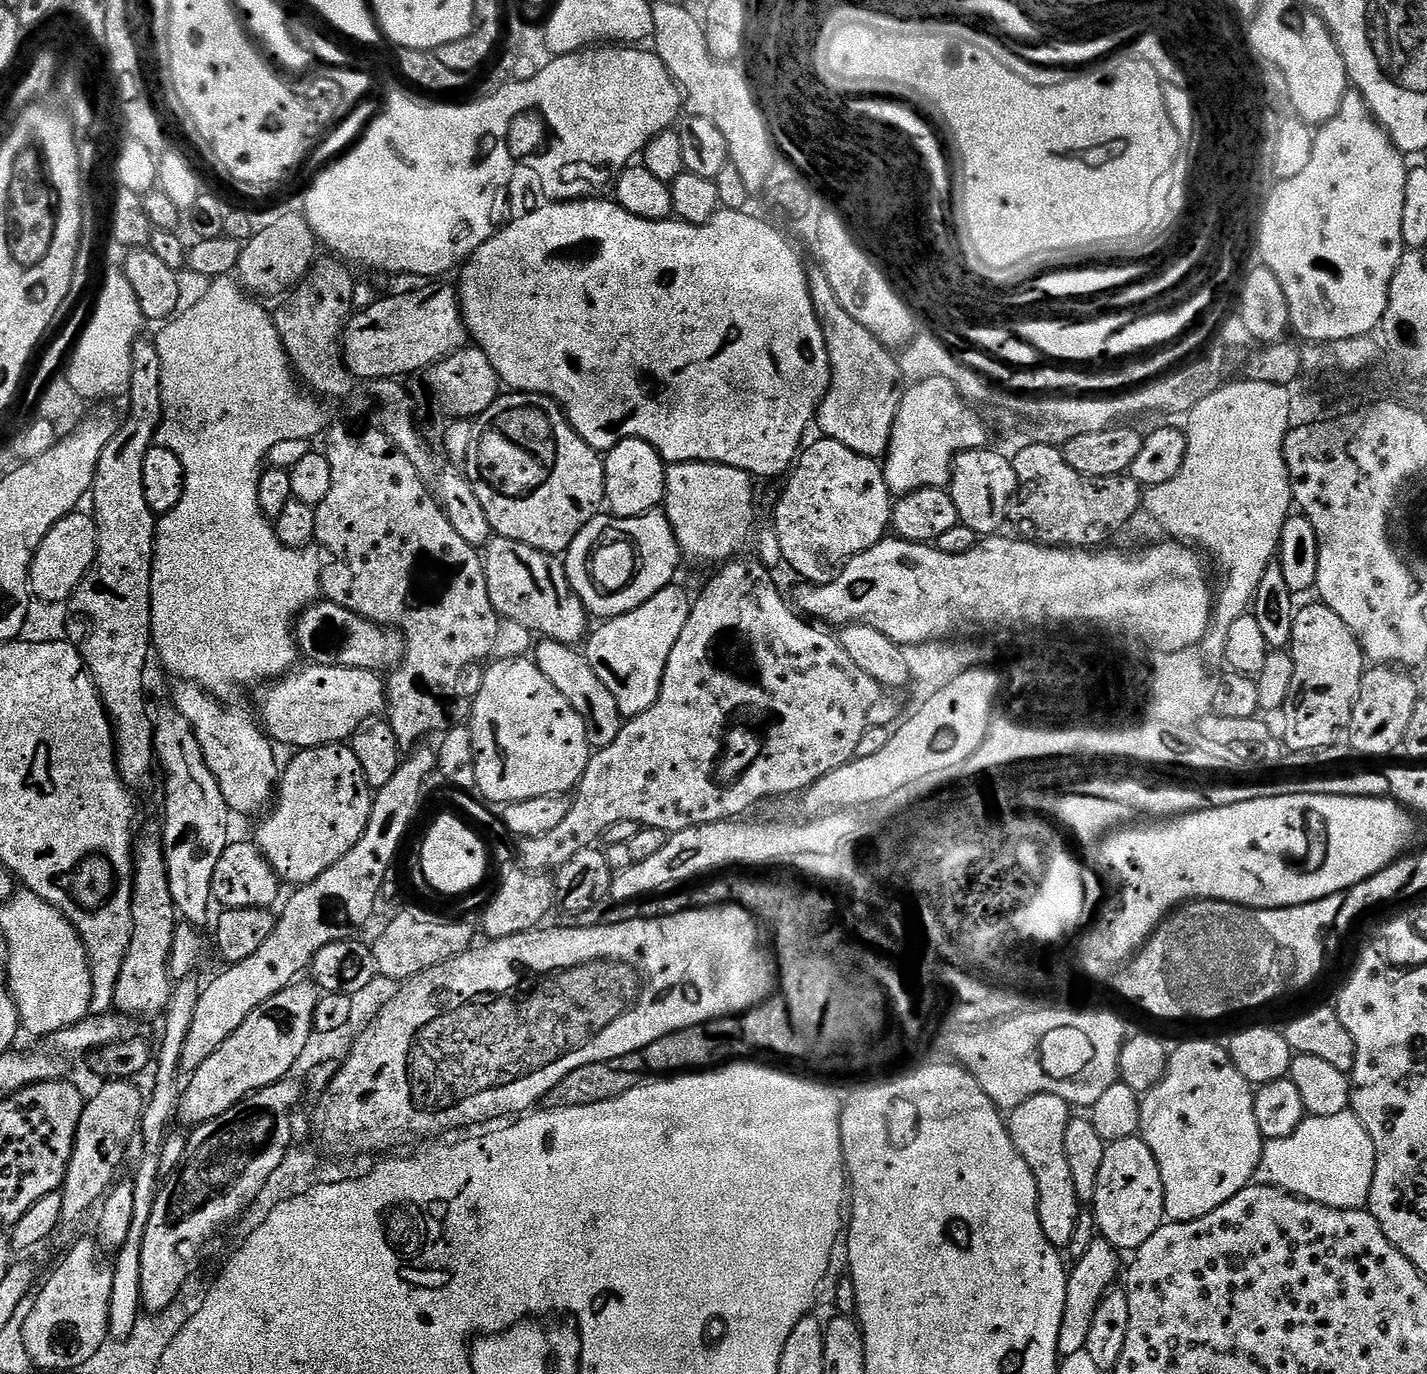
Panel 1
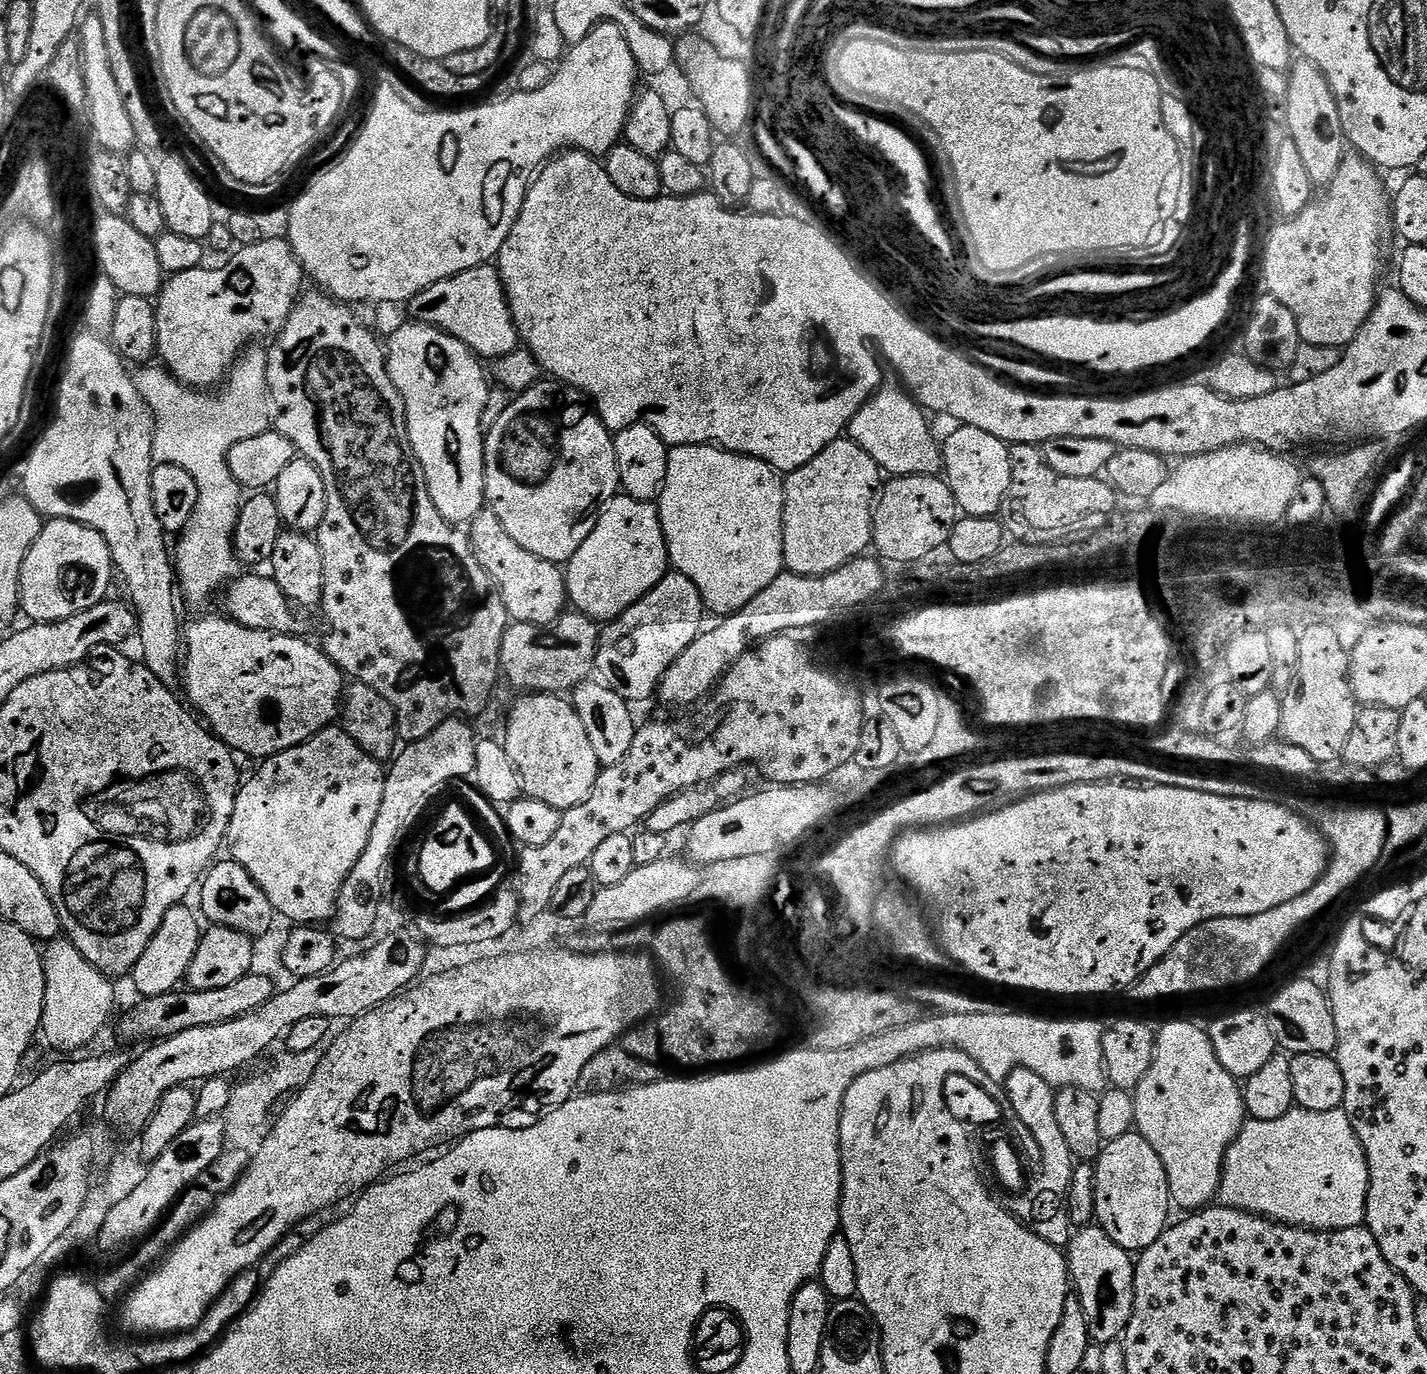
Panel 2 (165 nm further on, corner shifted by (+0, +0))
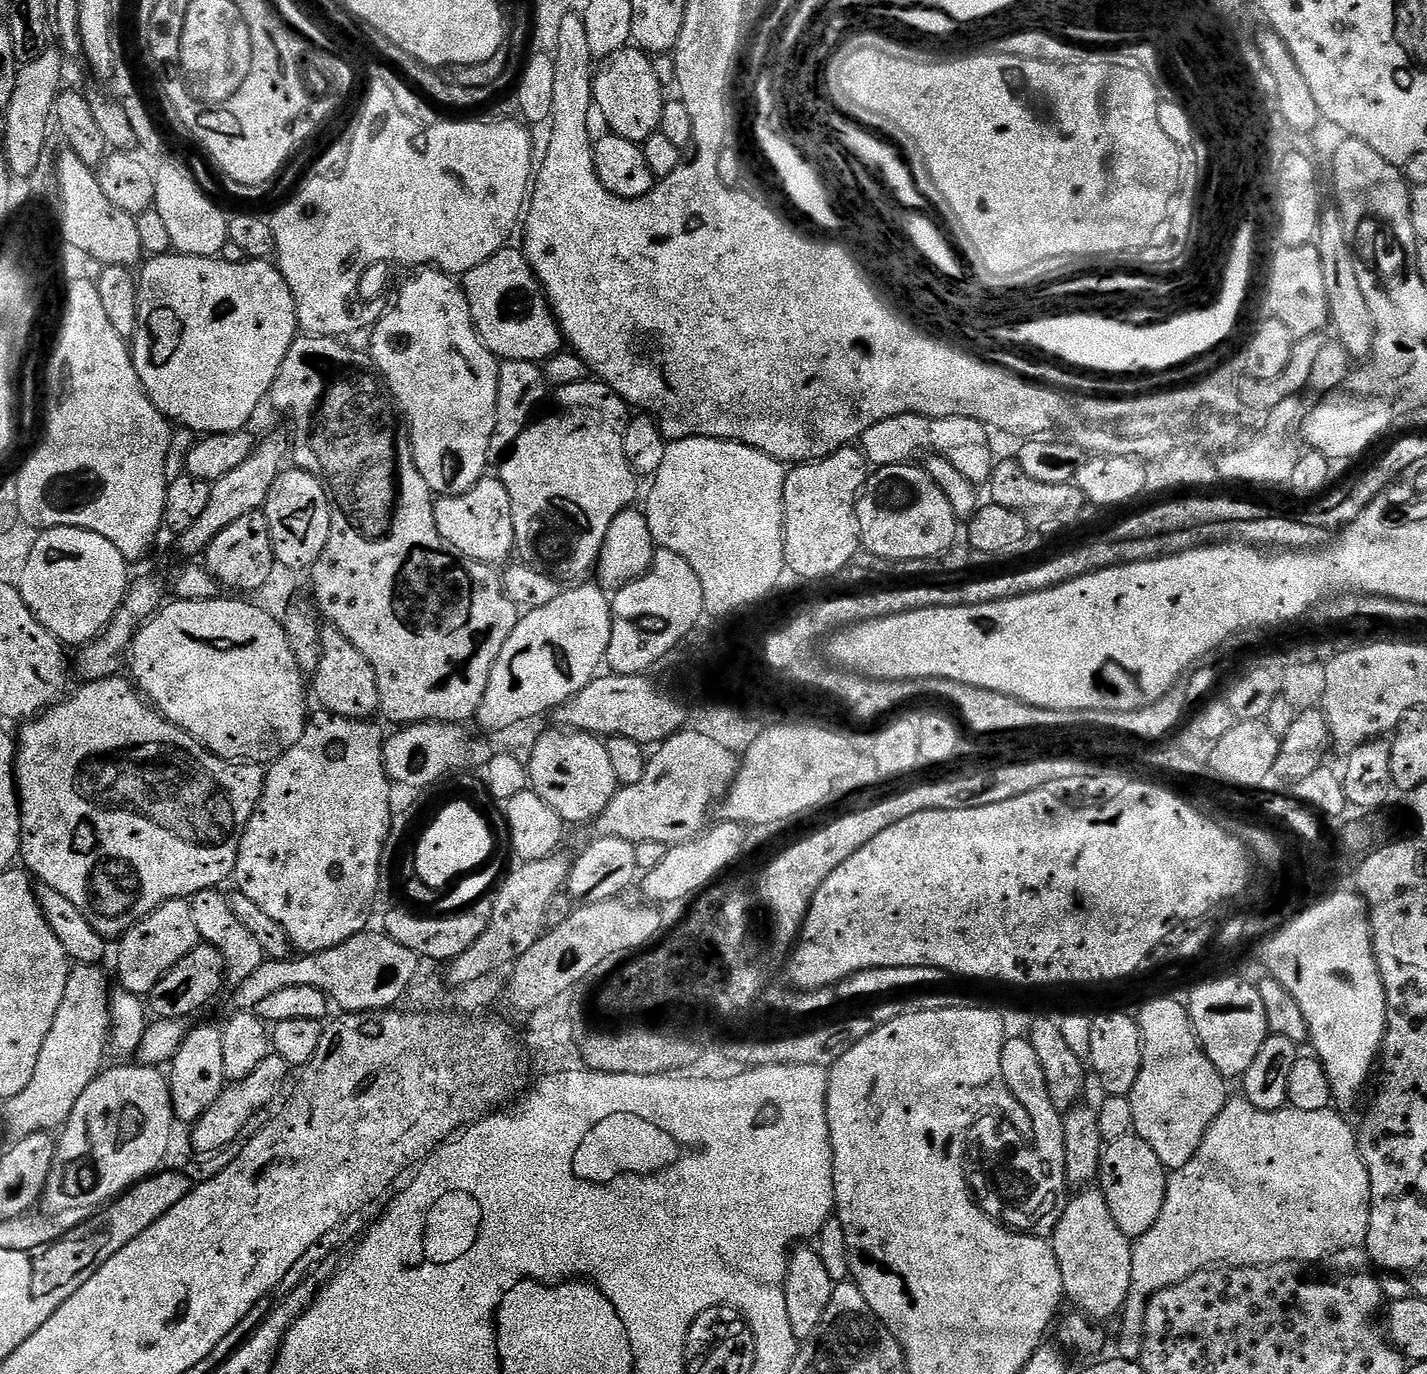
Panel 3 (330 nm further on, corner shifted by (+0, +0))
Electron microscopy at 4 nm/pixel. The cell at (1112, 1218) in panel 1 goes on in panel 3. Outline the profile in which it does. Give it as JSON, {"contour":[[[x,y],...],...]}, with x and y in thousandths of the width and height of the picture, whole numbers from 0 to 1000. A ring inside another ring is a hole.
{"contour":[[[797,826],[783,828],[783,831],[778,831],[772,840],[769,867],[775,872],[775,878],[778,879],[778,886],[783,891],[783,895],[789,898],[793,903],[796,903],[809,889],[811,889],[811,884],[814,884],[814,875],[817,875],[817,863],[819,854],[816,846],[803,834],[803,831]]]}

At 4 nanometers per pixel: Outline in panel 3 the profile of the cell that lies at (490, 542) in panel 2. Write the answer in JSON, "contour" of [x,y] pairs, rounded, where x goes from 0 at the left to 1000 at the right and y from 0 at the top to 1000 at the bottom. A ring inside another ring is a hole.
{"contour":[[[350,348],[336,349],[329,357],[320,361],[310,361],[305,365],[304,380],[307,383],[307,389],[318,397],[327,406],[332,406],[338,410],[350,412],[356,404],[362,402],[362,389],[360,389],[360,371],[357,371],[357,360],[355,360],[355,354]]]}

